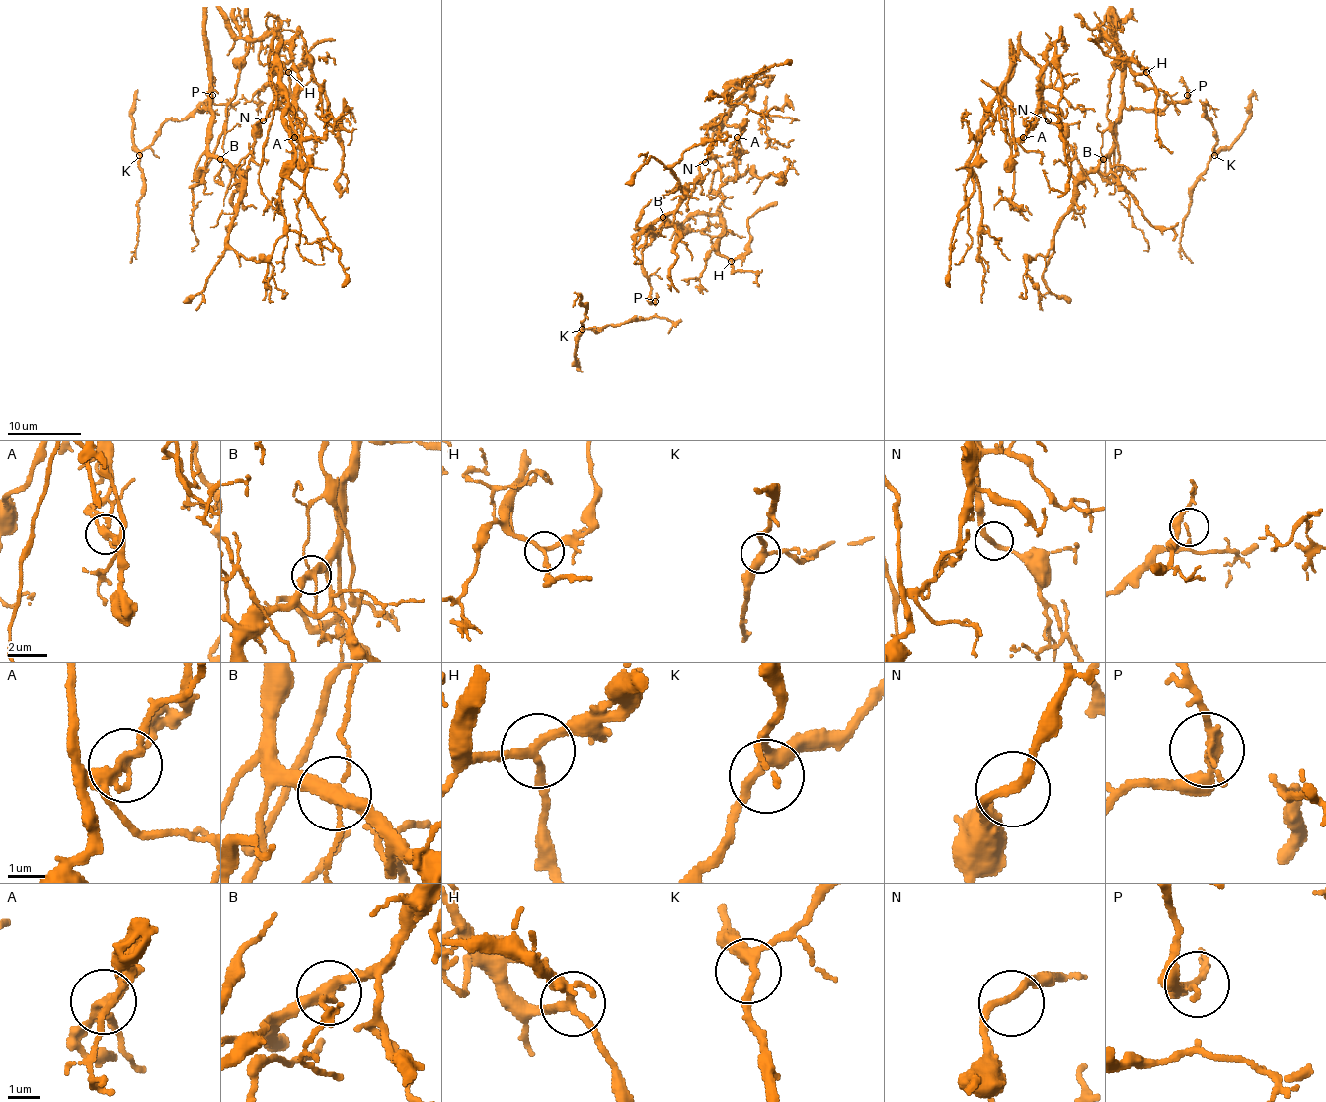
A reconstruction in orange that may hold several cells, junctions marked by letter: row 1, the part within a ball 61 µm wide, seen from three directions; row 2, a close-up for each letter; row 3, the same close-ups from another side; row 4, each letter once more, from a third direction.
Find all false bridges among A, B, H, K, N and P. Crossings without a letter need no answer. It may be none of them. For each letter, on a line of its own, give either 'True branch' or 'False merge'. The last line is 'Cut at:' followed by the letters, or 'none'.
A: False merge
B: False merge
H: True branch
K: True branch
N: True branch
P: True branch
Cut at: A, B

